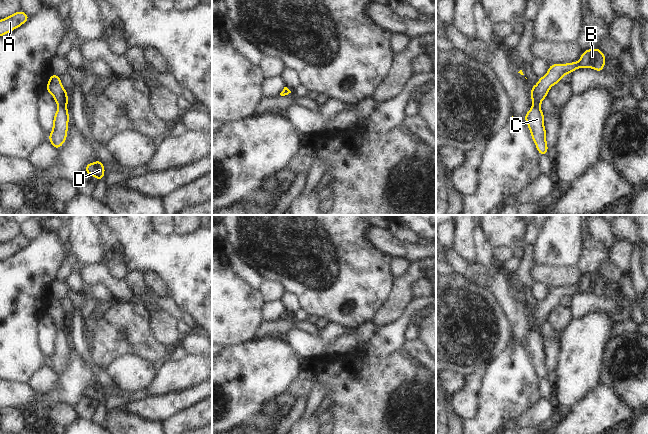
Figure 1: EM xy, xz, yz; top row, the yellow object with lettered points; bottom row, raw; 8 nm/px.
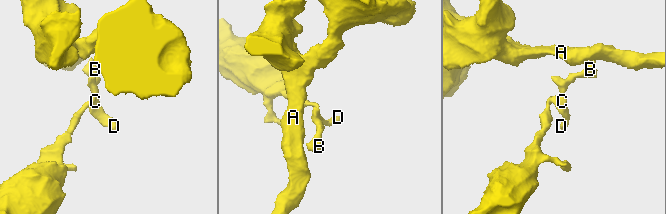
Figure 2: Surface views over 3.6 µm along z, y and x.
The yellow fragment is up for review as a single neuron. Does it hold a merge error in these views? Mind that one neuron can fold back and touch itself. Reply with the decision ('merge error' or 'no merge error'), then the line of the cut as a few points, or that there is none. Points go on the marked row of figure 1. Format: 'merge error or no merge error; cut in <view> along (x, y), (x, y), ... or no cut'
no merge error; no cut

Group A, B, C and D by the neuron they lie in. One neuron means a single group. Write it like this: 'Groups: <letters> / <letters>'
Groups: A B C D

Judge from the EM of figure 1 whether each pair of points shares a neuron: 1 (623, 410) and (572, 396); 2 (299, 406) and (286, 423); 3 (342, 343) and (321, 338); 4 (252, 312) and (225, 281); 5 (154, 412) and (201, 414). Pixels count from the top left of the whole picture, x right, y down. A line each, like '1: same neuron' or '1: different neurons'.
1: different neurons
2: same neuron
3: different neurons
4: same neuron
5: different neurons

